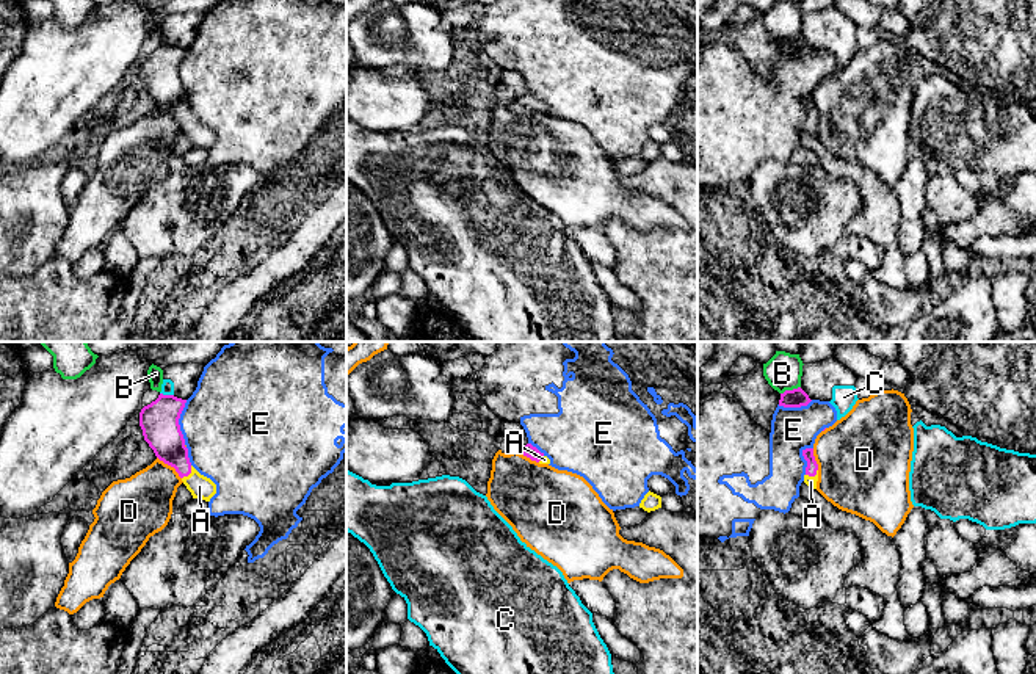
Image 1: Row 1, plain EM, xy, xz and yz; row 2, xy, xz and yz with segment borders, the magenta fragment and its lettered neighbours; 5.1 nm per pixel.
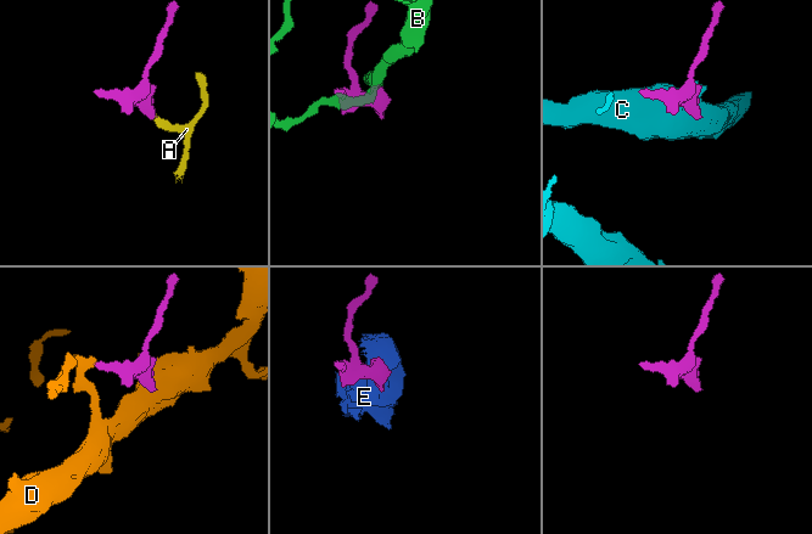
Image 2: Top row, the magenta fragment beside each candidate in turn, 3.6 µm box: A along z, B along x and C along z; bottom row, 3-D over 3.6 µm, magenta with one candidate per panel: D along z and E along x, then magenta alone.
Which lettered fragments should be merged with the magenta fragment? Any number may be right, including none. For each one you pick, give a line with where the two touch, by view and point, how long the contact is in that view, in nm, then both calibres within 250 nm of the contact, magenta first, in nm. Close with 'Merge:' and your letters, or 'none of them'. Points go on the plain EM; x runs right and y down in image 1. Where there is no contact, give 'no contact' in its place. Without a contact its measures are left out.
A: contact xy (188, 123); length 90 nm; calibres 180 and 120 nm
Merge: A

